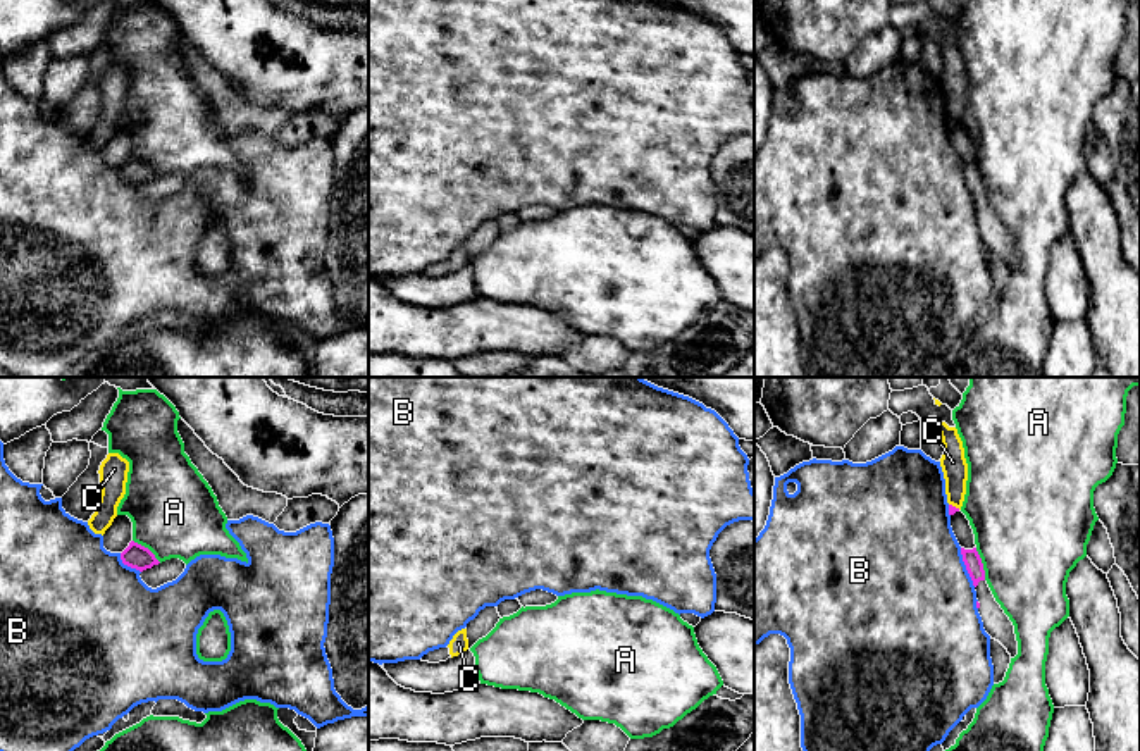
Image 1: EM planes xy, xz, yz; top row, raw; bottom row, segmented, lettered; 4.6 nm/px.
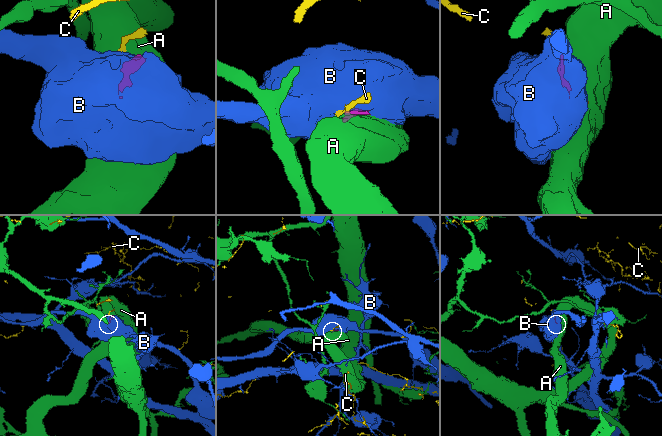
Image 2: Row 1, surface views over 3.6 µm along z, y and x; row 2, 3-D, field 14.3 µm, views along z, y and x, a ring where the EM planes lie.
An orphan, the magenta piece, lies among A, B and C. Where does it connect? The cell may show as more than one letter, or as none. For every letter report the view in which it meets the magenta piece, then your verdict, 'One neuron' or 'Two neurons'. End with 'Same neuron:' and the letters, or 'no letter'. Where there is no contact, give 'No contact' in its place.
A: Touches magenta in yz. Two neurons
B: Touches magenta in yz. Two neurons
C: Touches magenta in yz. Two neurons
Same neuron: no letter

